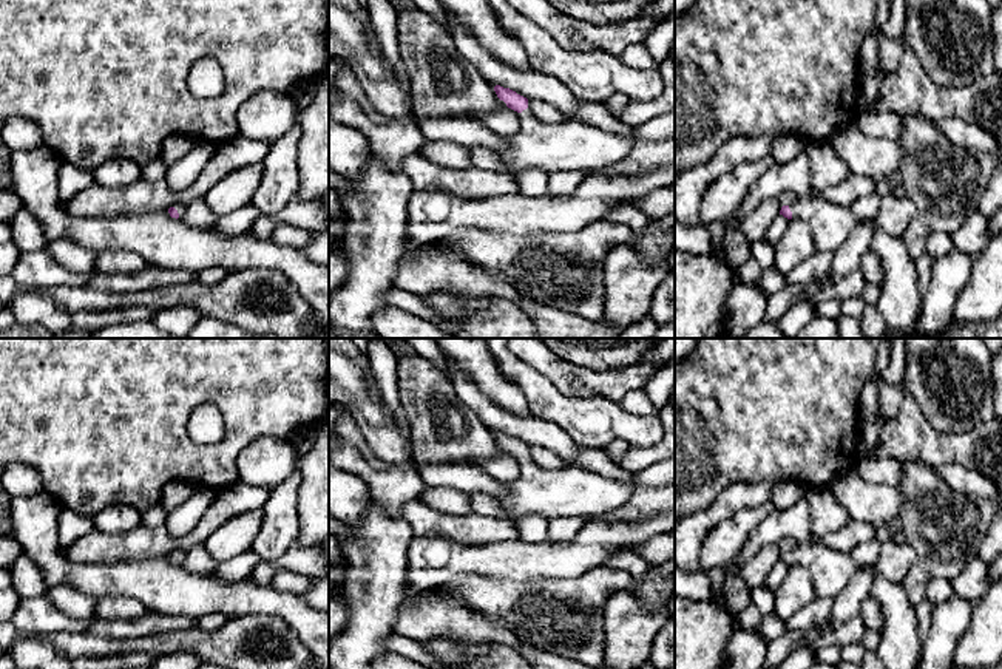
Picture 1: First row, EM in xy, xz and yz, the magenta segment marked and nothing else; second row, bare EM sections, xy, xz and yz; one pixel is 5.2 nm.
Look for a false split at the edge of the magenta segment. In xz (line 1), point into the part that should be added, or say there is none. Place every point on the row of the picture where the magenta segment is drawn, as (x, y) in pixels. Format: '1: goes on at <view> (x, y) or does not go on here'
1: goes on at xz (572, 144)

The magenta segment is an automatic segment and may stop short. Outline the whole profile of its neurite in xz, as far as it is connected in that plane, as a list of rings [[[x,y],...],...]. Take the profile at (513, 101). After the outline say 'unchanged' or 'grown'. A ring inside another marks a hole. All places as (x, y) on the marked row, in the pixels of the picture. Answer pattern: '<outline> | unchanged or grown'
[[[500,85],[494,91],[508,108],[519,113],[522,128],[508,136],[508,147],[499,156],[516,171],[539,168],[548,173],[568,170],[601,170],[624,162],[633,150],[636,141],[662,142],[675,139],[675,110],[656,116],[641,125],[631,127],[630,134],[619,134],[588,125],[577,119],[565,119],[559,124],[543,124],[528,108],[528,99]]] | grown

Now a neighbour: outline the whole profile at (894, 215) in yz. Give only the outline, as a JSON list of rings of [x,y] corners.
[[[888,195],[880,199],[875,226],[892,236],[902,238],[917,215],[919,210],[911,199]]]

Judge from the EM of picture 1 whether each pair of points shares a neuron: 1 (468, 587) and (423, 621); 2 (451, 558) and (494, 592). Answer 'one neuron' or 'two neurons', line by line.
1: two neurons
2: two neurons

